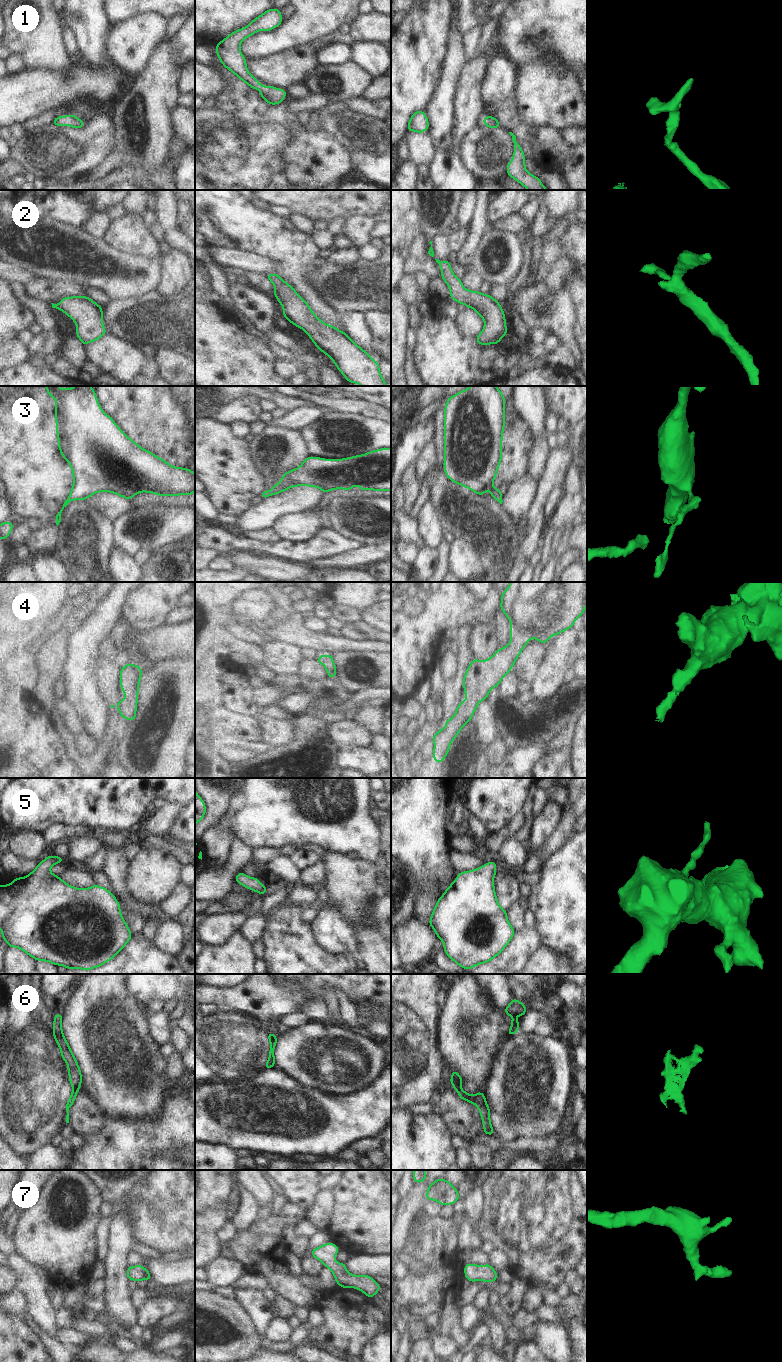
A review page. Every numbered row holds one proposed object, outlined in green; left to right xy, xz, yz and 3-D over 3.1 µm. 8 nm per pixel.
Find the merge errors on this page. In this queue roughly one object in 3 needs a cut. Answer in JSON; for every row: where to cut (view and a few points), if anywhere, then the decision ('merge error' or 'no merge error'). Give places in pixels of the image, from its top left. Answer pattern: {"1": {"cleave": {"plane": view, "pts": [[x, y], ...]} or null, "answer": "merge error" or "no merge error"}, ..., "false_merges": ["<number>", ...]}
{"1": {"cleave": null, "answer": "no merge error"}, "2": {"cleave": null, "answer": "no merge error"}, "3": {"cleave": null, "answer": "no merge error"}, "4": {"cleave": null, "answer": "no merge error"}, "5": {"cleave": null, "answer": "no merge error"}, "6": {"cleave": {"plane": "xy", "pts": [[80, 1085], [74, 1088]]}, "answer": "merge error"}, "7": {"cleave": null, "answer": "no merge error"}, "false_merges": ["6"]}

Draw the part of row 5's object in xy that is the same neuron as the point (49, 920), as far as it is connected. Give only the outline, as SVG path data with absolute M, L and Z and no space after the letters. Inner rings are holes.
M49 855L26 877L15 878L9 885L0 885L0 928L8 947L16 947L36 961L48 961L67 969L91 970L114 958L131 939L132 933L120 912L120 904L107 889L93 885L78 889L65 883L49 870L64 860Z

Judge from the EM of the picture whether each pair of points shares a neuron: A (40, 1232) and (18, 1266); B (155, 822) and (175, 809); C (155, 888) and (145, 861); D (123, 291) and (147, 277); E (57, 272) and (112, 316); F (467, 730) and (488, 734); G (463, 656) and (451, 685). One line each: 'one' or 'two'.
A: two
B: one
C: one
D: one
E: two
F: two
G: one

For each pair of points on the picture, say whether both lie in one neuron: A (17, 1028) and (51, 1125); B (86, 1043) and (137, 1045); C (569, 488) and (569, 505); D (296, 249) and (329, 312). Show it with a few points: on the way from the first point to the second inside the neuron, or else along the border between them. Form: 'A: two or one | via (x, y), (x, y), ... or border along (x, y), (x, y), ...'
A: two | border along (31, 1023), (15, 1038), (10, 1050)
B: one | via (99, 1043), (124, 1045)
C: two | border along (565, 492), (576, 494)
D: one | via (296, 265), (298, 280), (313, 298)

